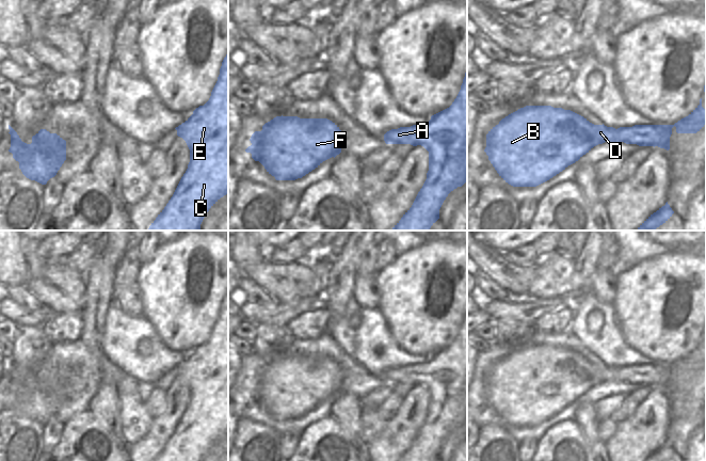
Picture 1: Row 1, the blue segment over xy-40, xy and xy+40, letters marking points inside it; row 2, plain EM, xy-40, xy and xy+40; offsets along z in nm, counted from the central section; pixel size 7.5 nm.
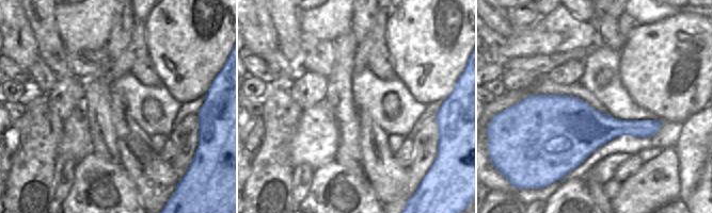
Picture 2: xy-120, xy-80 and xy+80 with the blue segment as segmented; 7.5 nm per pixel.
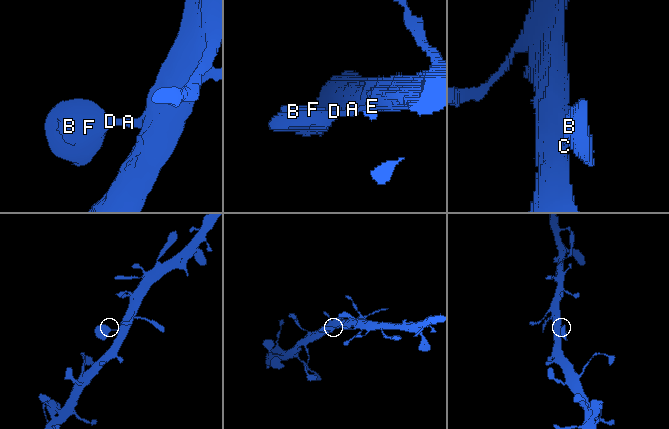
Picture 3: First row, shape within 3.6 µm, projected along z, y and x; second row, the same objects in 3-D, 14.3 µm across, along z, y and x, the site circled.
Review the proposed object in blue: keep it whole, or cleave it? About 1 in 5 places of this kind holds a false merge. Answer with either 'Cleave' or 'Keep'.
Keep.

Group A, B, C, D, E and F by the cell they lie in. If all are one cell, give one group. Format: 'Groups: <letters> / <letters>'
Groups: A B C D E F.

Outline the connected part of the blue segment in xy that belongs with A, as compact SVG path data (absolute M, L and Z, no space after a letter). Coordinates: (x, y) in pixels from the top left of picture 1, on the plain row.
M467 309L461 329L452 344L432 354L428 362L391 368L384 373L386 383L421 384L429 391L429 410L427 418L418 431L412 446L403 454L399 461L436 461L439 458L439 448L448 433L462 426L467 420Z

